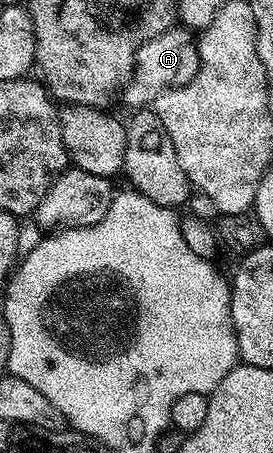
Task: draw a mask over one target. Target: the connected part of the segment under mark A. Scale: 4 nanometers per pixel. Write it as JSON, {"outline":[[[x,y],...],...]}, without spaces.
{"outline":[[[172,25],[135,50],[133,77],[127,79],[121,94],[131,109],[150,108],[162,91],[169,87],[182,87],[195,75],[198,67],[199,44],[196,36],[182,25]]]}

